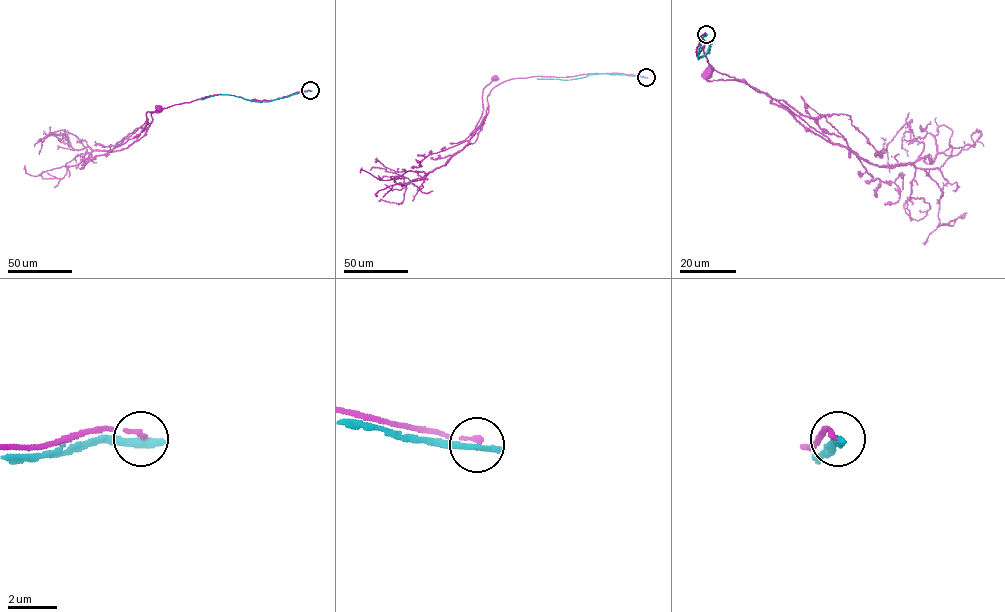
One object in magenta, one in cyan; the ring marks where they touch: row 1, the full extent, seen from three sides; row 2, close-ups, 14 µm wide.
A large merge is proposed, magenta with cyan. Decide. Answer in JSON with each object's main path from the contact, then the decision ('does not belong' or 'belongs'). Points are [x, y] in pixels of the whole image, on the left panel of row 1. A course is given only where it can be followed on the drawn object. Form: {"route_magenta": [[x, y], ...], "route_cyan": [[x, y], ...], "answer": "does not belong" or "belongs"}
{"route_magenta": [[310, 90], [270, 100], [218, 94], [158, 109], [137, 140], [146, 113], [158, 108]], "route_cyan": [[310, 90], [262, 102], [228, 94], [201, 99]], "answer": "does not belong"}

